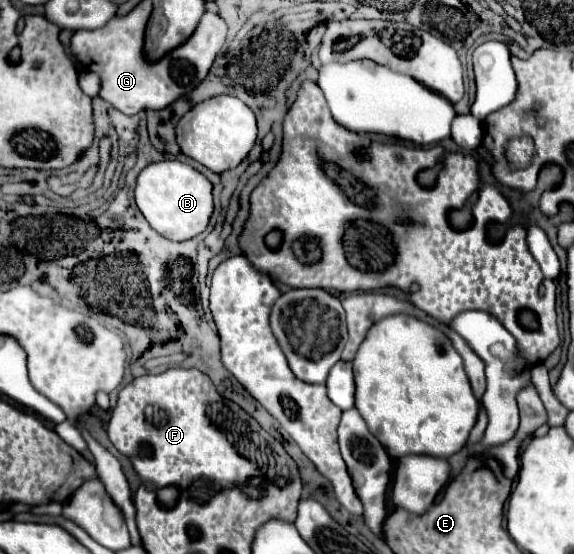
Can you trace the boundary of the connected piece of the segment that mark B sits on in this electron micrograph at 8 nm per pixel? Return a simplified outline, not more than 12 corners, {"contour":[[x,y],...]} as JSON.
{"contour":[[187,163],[147,165],[135,203],[171,241],[205,231],[213,185]]}

